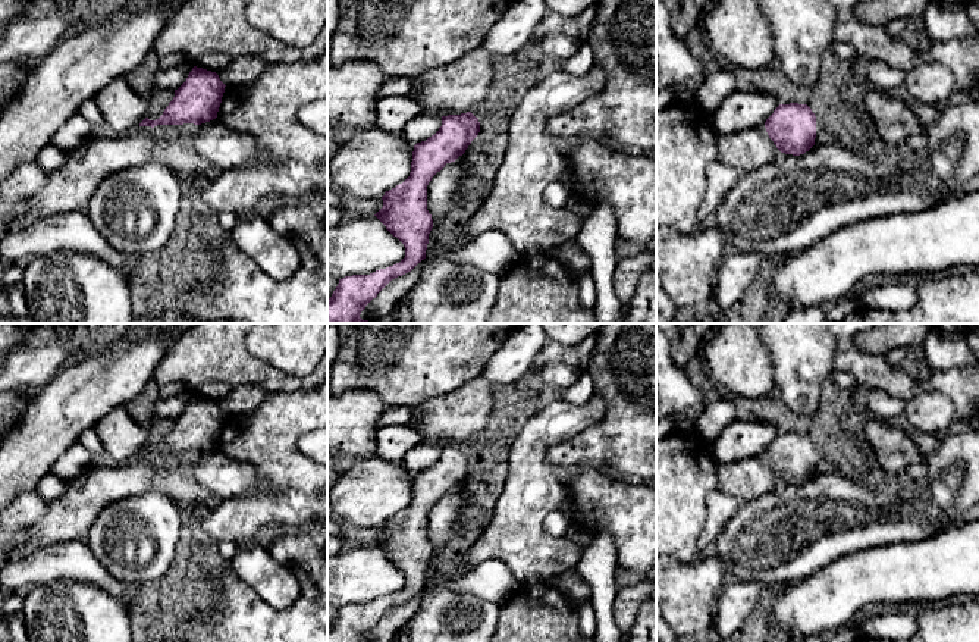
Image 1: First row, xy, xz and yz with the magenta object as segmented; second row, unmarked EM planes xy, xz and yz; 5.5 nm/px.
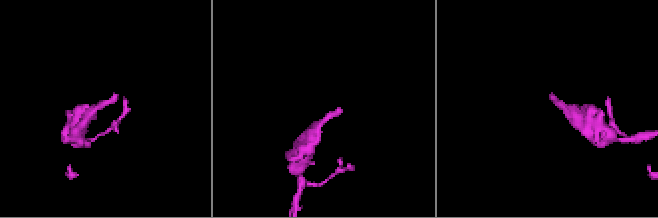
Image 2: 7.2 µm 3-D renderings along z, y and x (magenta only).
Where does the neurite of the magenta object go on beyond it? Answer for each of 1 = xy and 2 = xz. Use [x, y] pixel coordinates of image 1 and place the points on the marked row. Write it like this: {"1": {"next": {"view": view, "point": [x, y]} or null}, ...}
{"1": {"next": null}, "2": {"next": null}}

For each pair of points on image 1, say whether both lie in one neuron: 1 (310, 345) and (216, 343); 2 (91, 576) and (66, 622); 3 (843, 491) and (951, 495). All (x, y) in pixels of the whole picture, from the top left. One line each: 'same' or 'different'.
1: different
2: different
3: same

